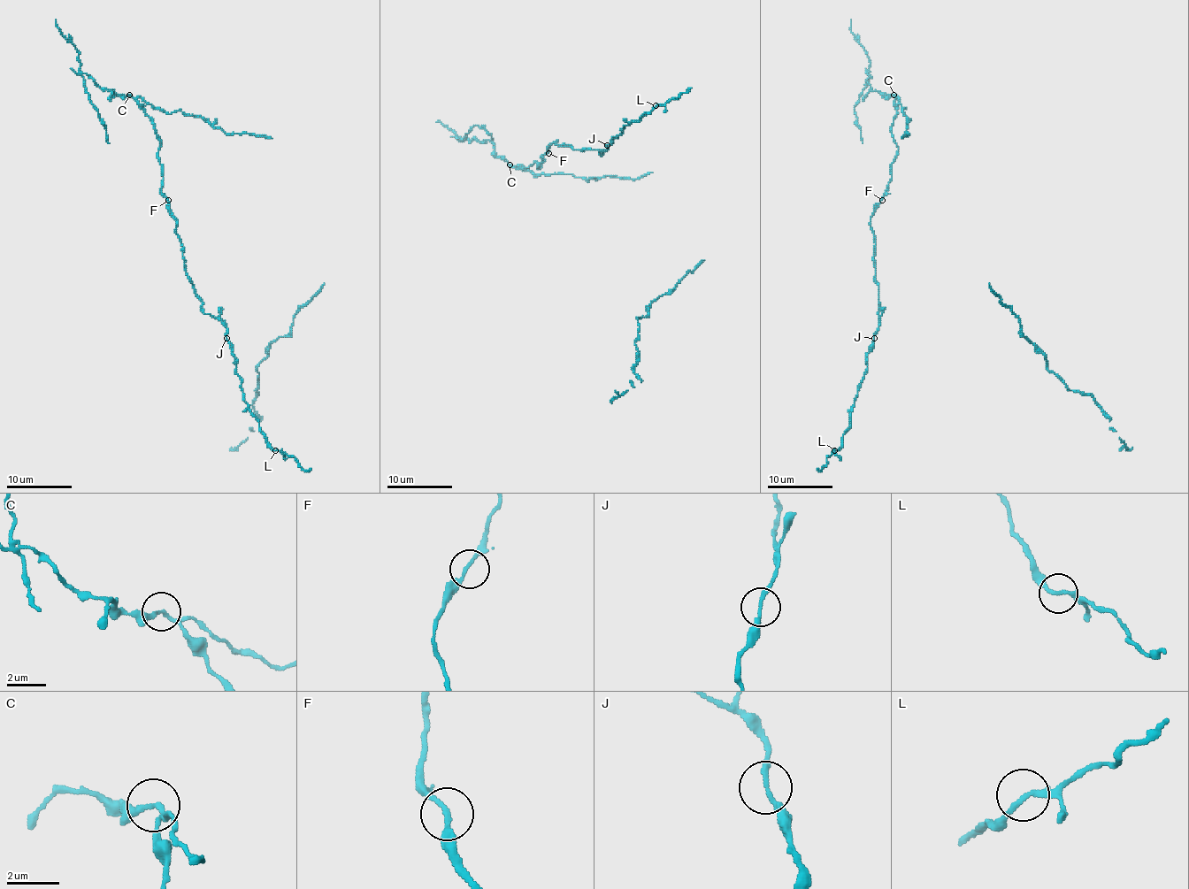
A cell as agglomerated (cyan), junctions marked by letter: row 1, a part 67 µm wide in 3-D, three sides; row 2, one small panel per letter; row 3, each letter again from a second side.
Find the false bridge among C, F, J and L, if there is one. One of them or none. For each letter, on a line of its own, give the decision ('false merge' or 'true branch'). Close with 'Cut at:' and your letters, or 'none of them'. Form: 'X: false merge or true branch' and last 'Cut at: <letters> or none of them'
C: false merge
F: true branch
J: true branch
L: true branch
Cut at: C

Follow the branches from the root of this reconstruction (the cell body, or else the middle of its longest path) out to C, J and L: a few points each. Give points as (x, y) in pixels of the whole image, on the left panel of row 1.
C: (203, 312), (202, 299), (186, 272), (176, 218), (161, 192), (163, 165), (155, 124), (129, 95)
J: (203, 312), (221, 322), (226, 328), (226, 338)
L: (203, 312), (217, 317), (226, 328), (226, 340), (241, 379), (242, 400), (259, 423), (267, 444), (275, 450)

